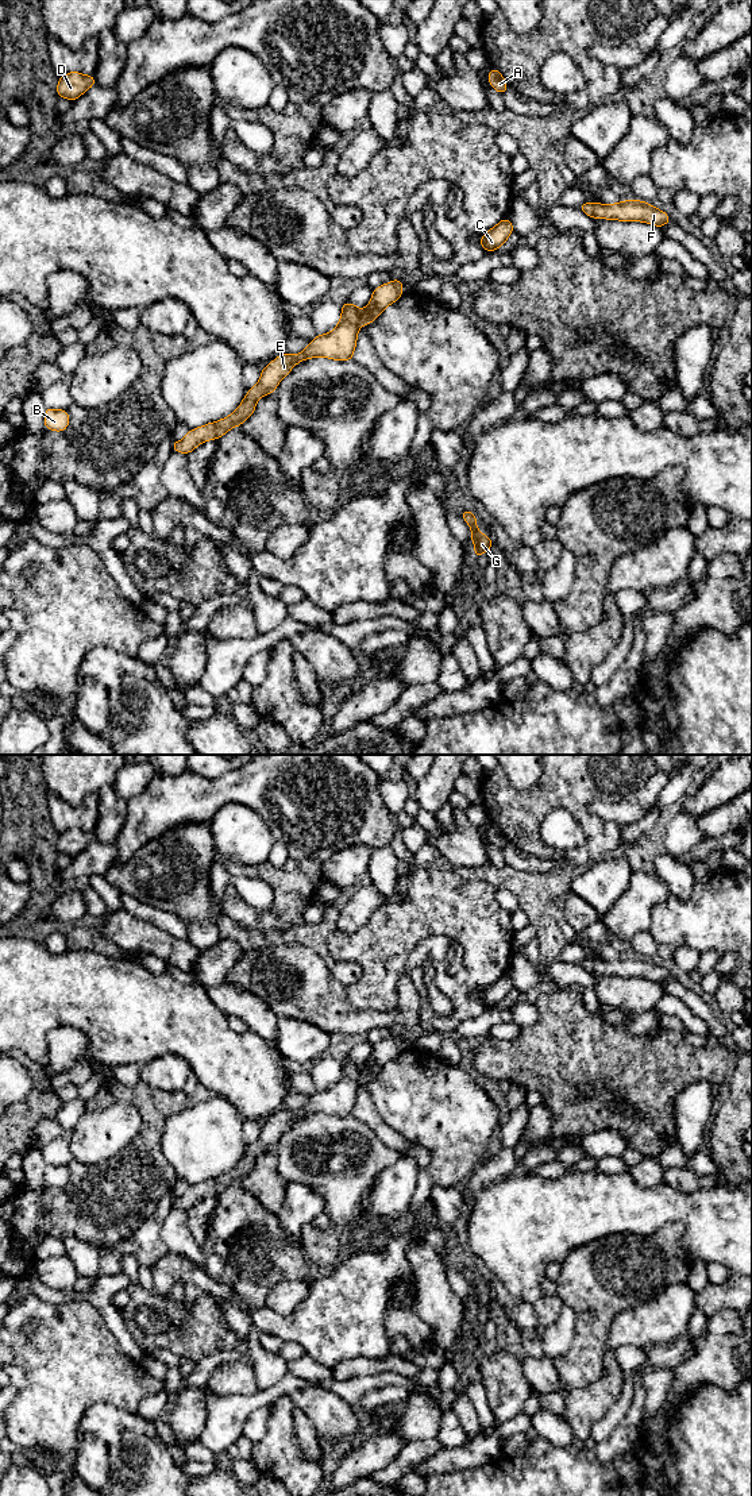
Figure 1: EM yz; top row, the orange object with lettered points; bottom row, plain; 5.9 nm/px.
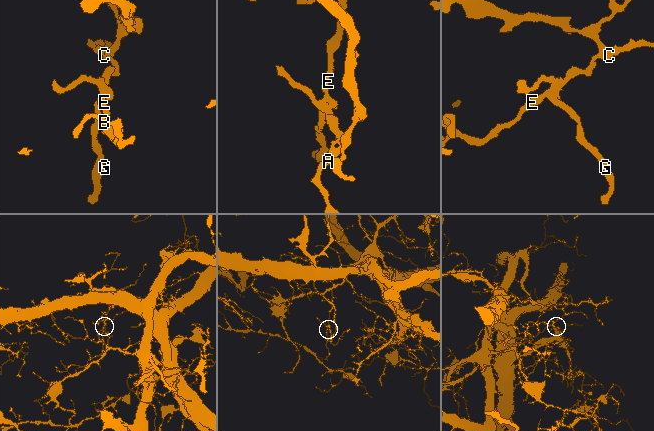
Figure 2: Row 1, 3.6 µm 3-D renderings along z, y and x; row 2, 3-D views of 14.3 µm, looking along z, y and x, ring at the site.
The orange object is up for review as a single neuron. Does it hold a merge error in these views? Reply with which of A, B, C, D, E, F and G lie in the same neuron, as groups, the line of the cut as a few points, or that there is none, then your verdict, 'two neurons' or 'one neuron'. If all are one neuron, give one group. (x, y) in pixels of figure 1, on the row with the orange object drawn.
groups A C D F / B E G; cut yz (365, 309), (359, 324); two neurons

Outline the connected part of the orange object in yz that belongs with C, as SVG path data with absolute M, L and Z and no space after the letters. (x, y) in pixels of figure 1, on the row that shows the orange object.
M505 217L495 227L489 230L479 239L479 243L485 250L487 250L489 252L493 252L506 242L506 239L513 231L514 230L513 230L512 221L508 217Z

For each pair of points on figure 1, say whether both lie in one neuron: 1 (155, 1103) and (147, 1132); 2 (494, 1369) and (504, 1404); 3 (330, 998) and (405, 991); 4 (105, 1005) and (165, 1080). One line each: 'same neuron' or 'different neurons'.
1: same neuron
2: same neuron
3: same neuron
4: different neurons

